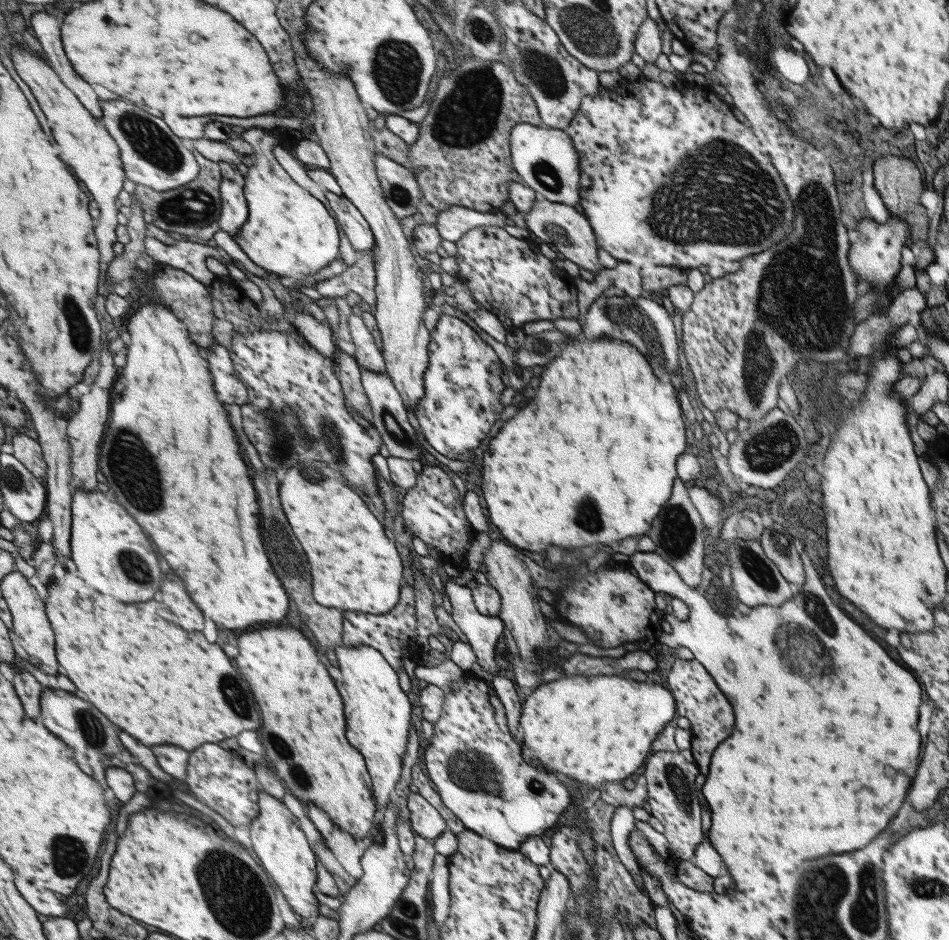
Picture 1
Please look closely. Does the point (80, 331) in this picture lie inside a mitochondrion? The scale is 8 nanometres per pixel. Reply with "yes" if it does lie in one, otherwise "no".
yes

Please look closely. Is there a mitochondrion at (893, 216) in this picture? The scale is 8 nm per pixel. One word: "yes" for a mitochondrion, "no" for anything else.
no

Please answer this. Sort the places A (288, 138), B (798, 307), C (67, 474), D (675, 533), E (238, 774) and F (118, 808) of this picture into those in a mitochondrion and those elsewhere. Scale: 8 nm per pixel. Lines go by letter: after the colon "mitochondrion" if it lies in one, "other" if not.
A: other
B: mitochondrion
C: other
D: mitochondrion
E: other
F: other

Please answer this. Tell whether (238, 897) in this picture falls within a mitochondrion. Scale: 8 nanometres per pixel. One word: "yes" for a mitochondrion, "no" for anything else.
yes

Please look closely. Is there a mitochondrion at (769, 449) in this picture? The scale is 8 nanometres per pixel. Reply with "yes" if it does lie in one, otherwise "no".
yes

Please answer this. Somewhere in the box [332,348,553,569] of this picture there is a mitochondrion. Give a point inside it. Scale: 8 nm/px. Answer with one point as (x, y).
(399, 436)

